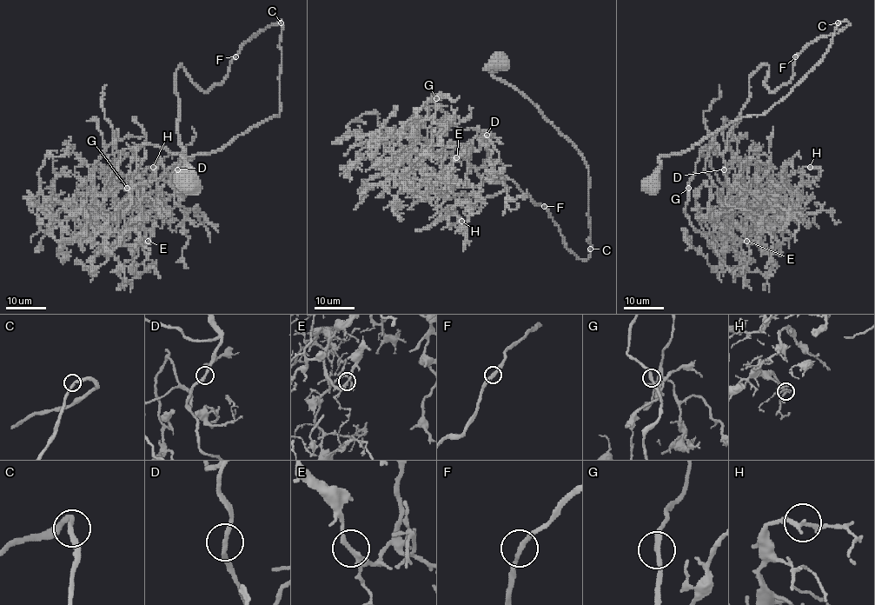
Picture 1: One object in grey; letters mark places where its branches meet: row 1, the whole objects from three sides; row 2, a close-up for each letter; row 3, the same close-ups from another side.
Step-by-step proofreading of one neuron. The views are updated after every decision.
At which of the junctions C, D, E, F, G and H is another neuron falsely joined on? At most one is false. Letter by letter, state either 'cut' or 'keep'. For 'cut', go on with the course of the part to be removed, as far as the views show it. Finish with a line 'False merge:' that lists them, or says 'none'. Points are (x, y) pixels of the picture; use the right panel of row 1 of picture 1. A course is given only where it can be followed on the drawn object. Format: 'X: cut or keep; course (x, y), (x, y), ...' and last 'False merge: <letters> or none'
C: keep
D: keep
E: keep
F: keep
G: keep
H: keep
False merge: none

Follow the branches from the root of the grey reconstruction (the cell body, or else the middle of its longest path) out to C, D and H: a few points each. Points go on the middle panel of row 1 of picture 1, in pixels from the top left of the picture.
C: (500, 62), (501, 65), (492, 74), (522, 92), (575, 146), (588, 168), (590, 249)
D: (500, 62), (492, 74), (522, 92), (588, 168), (586, 259), (544, 206), (503, 175), (489, 177), (487, 134)
H: (500, 62), (492, 74), (588, 168), (590, 255), (489, 177), (493, 133), (478, 200), (447, 210), (461, 221)

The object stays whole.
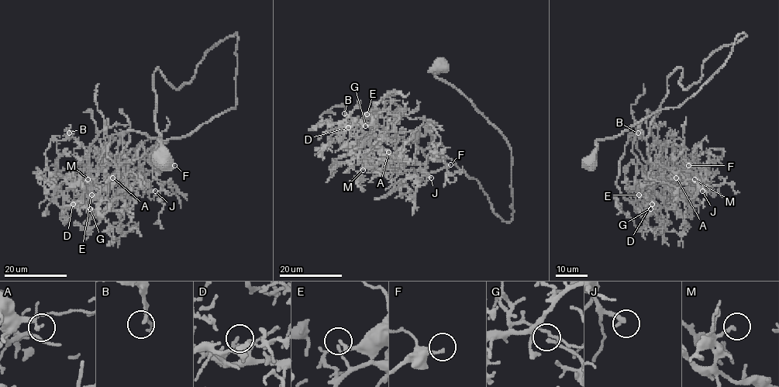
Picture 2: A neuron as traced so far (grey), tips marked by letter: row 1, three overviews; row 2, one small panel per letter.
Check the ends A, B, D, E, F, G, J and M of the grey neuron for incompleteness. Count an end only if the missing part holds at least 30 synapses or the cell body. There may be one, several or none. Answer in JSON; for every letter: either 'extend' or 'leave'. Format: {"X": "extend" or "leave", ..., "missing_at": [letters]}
{"A": "leave", "B": "leave", "D": "leave", "E": "leave", "F": "leave", "G": "leave", "J": "extend", "M": "leave", "missing_at": ["J"]}

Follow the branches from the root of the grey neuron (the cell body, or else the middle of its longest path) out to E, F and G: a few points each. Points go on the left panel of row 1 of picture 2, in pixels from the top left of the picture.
E: (165, 164), (236, 107), (236, 33), (178, 89), (157, 67), (160, 136), (109, 136), (91, 195)
F: (165, 164), (159, 139), (236, 107), (236, 33), (178, 89), (154, 72), (160, 172), (146, 178), (174, 165)
G: (165, 164), (236, 107), (236, 33), (178, 89), (157, 67), (160, 136), (109, 136), (90, 209)

